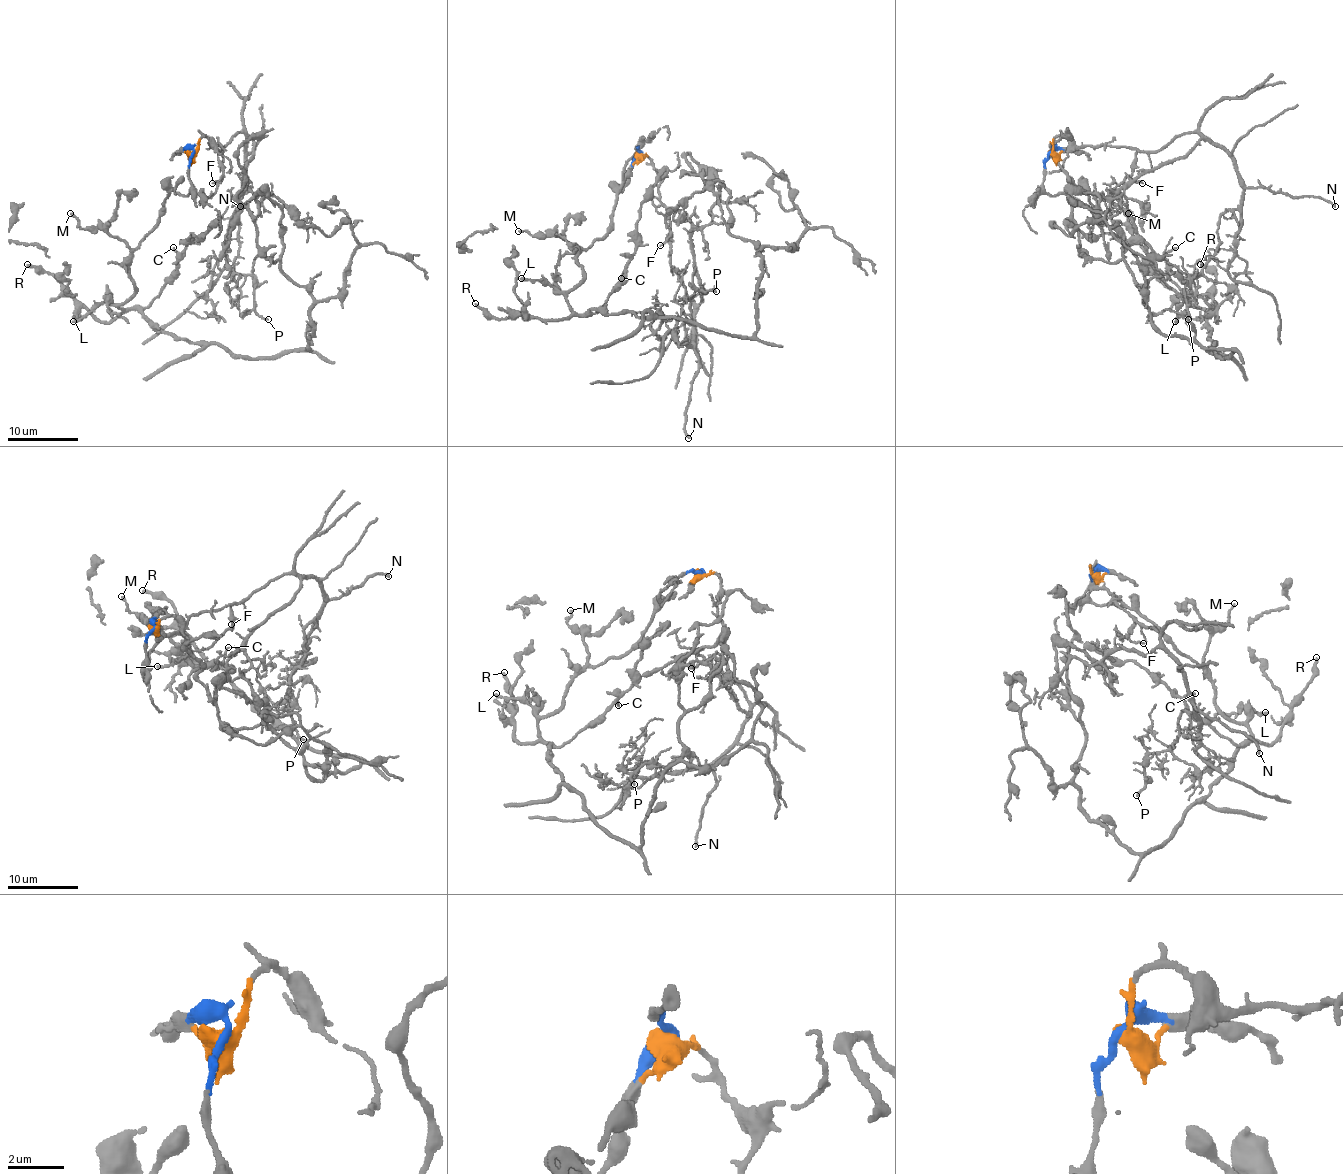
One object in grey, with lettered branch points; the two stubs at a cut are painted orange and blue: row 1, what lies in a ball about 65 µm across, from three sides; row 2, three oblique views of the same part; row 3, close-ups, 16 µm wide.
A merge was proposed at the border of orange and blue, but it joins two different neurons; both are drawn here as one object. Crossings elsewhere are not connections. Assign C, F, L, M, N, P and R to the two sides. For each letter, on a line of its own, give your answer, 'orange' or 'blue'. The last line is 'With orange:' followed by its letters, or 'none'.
C: blue
F: orange
L: blue
M: blue
N: orange
P: orange
R: blue
With orange: F, N, P

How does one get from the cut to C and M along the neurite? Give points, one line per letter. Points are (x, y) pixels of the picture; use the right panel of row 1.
C: (1050, 153), (1045, 190), (1089, 190), (1116, 203), (1160, 279), (1192, 307), (1211, 307), (1169, 266), (1176, 247)
M: (1050, 153), (1045, 162), (1045, 190), (1057, 196), (1089, 190), (1116, 203), (1146, 249), (1128, 226), (1128, 213)

